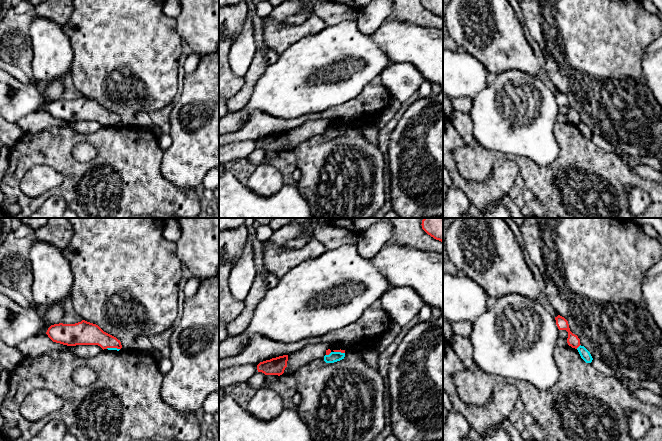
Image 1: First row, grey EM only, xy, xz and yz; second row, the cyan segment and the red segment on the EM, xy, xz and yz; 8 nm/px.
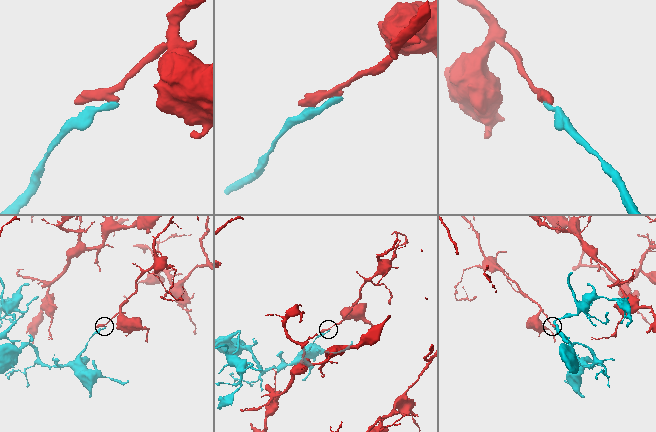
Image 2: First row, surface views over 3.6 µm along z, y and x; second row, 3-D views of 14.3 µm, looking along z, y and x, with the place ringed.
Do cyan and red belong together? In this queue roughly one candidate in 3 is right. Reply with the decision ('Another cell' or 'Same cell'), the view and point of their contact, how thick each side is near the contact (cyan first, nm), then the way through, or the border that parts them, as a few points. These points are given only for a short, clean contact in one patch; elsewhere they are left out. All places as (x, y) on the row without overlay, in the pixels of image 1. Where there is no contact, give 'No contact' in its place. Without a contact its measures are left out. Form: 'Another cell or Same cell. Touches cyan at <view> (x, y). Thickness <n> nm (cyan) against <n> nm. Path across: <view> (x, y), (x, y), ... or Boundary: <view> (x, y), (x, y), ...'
Another cell. Touches cyan at yz (579, 122). Thickness 80 nm (cyan) against 90 nm. Boundary: yz (580, 120), (576, 124)

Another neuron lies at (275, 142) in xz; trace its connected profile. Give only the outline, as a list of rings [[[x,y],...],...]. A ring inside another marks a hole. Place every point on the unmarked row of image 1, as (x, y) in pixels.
[[[288,131],[279,132],[260,138],[257,141],[258,148],[262,148],[265,151],[282,151],[287,143]]]

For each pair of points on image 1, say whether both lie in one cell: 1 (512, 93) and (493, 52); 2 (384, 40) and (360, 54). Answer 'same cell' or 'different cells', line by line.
1: different cells
2: different cells

